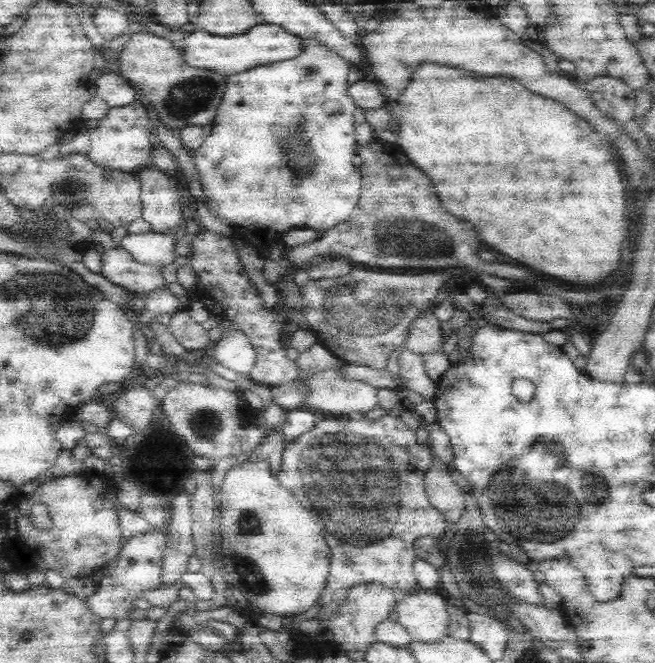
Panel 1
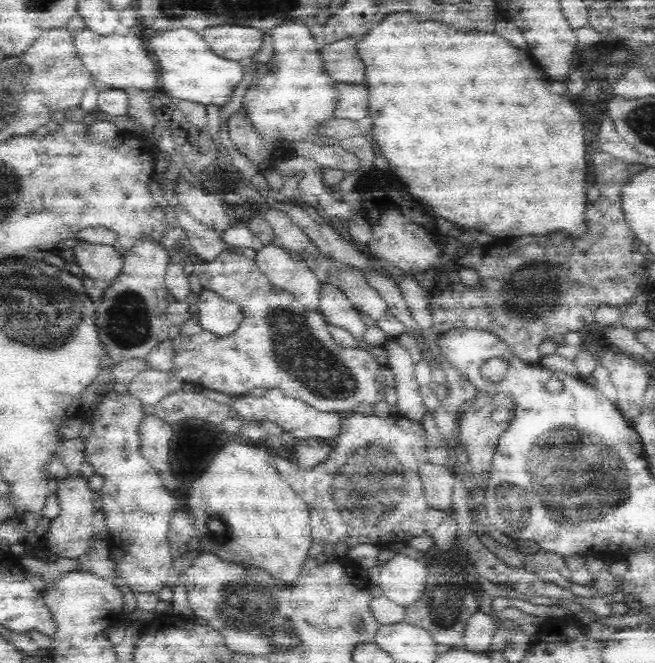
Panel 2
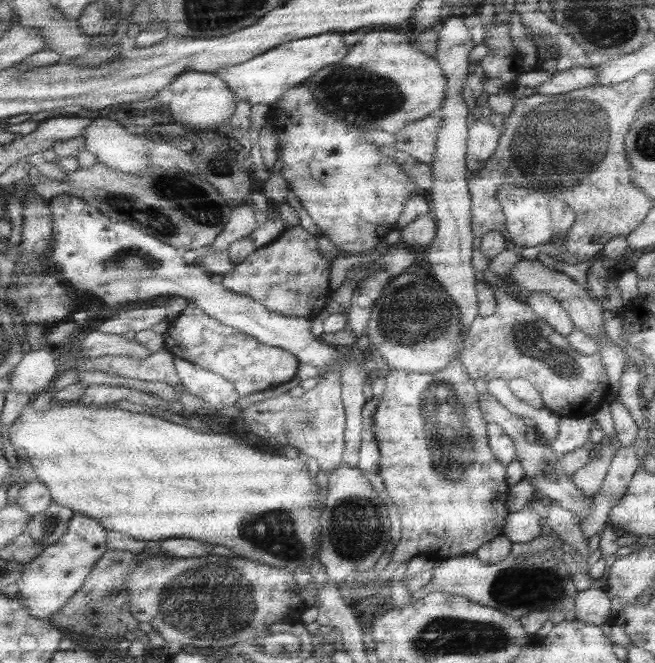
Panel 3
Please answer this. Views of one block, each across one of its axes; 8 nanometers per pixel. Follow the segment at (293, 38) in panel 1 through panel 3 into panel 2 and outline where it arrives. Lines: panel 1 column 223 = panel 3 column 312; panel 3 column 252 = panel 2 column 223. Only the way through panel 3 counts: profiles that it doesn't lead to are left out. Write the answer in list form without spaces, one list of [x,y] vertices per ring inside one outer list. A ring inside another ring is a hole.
[[[190,29],[156,32],[146,40],[146,48],[154,54],[154,60],[158,60],[158,84],[166,94],[174,96],[175,101],[188,100],[203,106],[220,107],[229,102],[234,88],[242,80],[243,66],[240,61],[226,60],[210,52],[211,48],[200,34]]]

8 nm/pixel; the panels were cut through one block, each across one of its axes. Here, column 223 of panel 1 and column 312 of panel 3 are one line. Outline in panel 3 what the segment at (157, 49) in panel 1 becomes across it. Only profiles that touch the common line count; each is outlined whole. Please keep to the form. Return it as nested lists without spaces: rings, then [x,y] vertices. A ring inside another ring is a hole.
[[[395,31],[367,32],[362,34],[357,43],[354,43],[347,54],[343,56],[343,62],[337,62],[335,66],[325,66],[318,70],[319,74],[313,73],[306,78],[307,90],[311,90],[317,102],[321,104],[322,112],[339,118],[339,121],[360,128],[361,131],[379,130],[389,135],[396,134],[401,127],[409,122],[415,122],[429,117],[442,105],[443,97],[447,93],[445,76],[431,56],[427,56],[417,48],[411,36]]]

